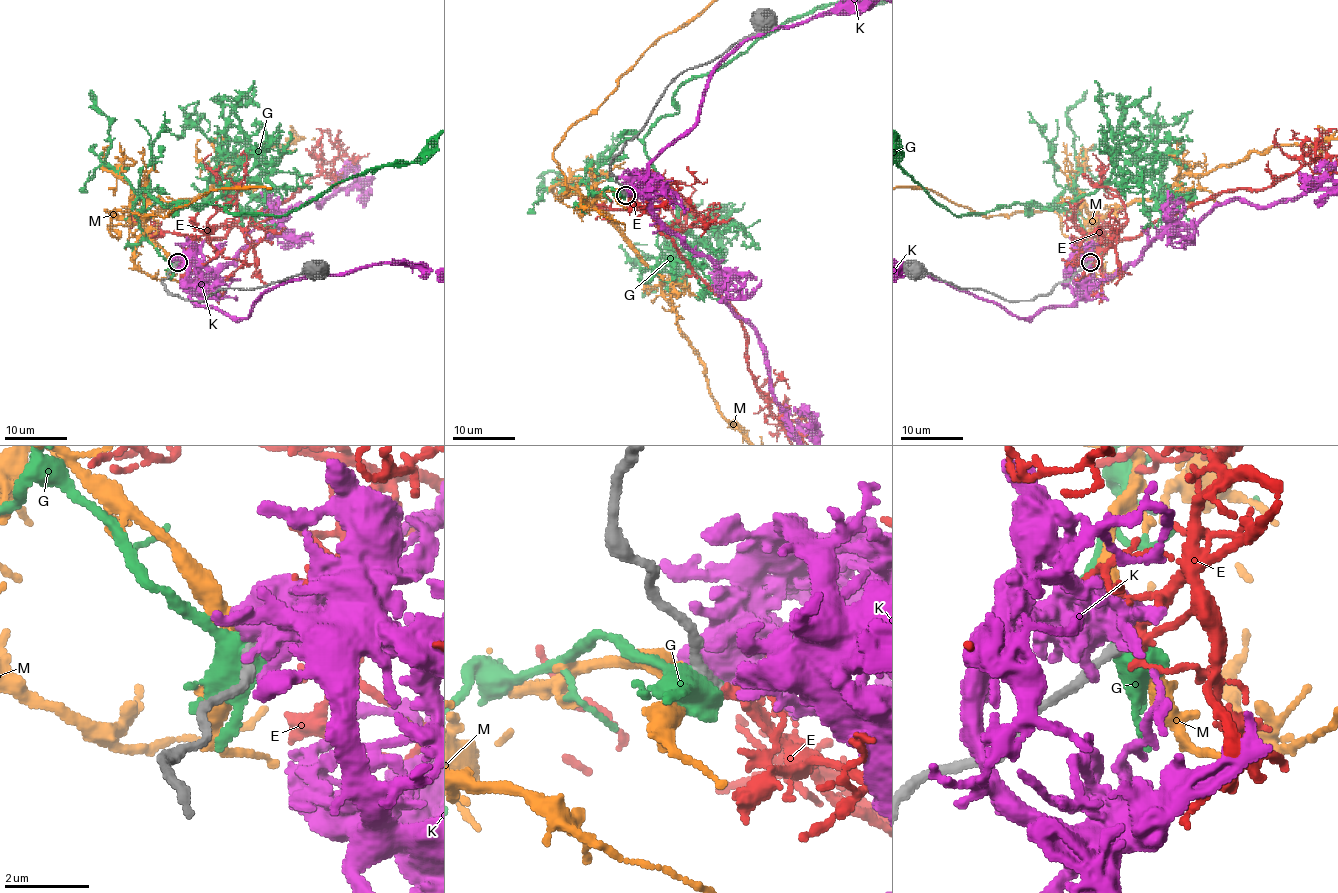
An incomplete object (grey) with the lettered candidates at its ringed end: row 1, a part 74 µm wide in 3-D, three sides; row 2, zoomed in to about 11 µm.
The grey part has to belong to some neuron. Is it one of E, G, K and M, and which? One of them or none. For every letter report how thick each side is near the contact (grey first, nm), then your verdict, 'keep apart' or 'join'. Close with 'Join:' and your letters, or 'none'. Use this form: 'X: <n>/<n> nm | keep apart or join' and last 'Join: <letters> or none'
E: 320/190 nm | join
G: 320/550 nm | keep apart
K: 340/950 nm | keep apart
M: 320/150 nm | keep apart
Join: E

